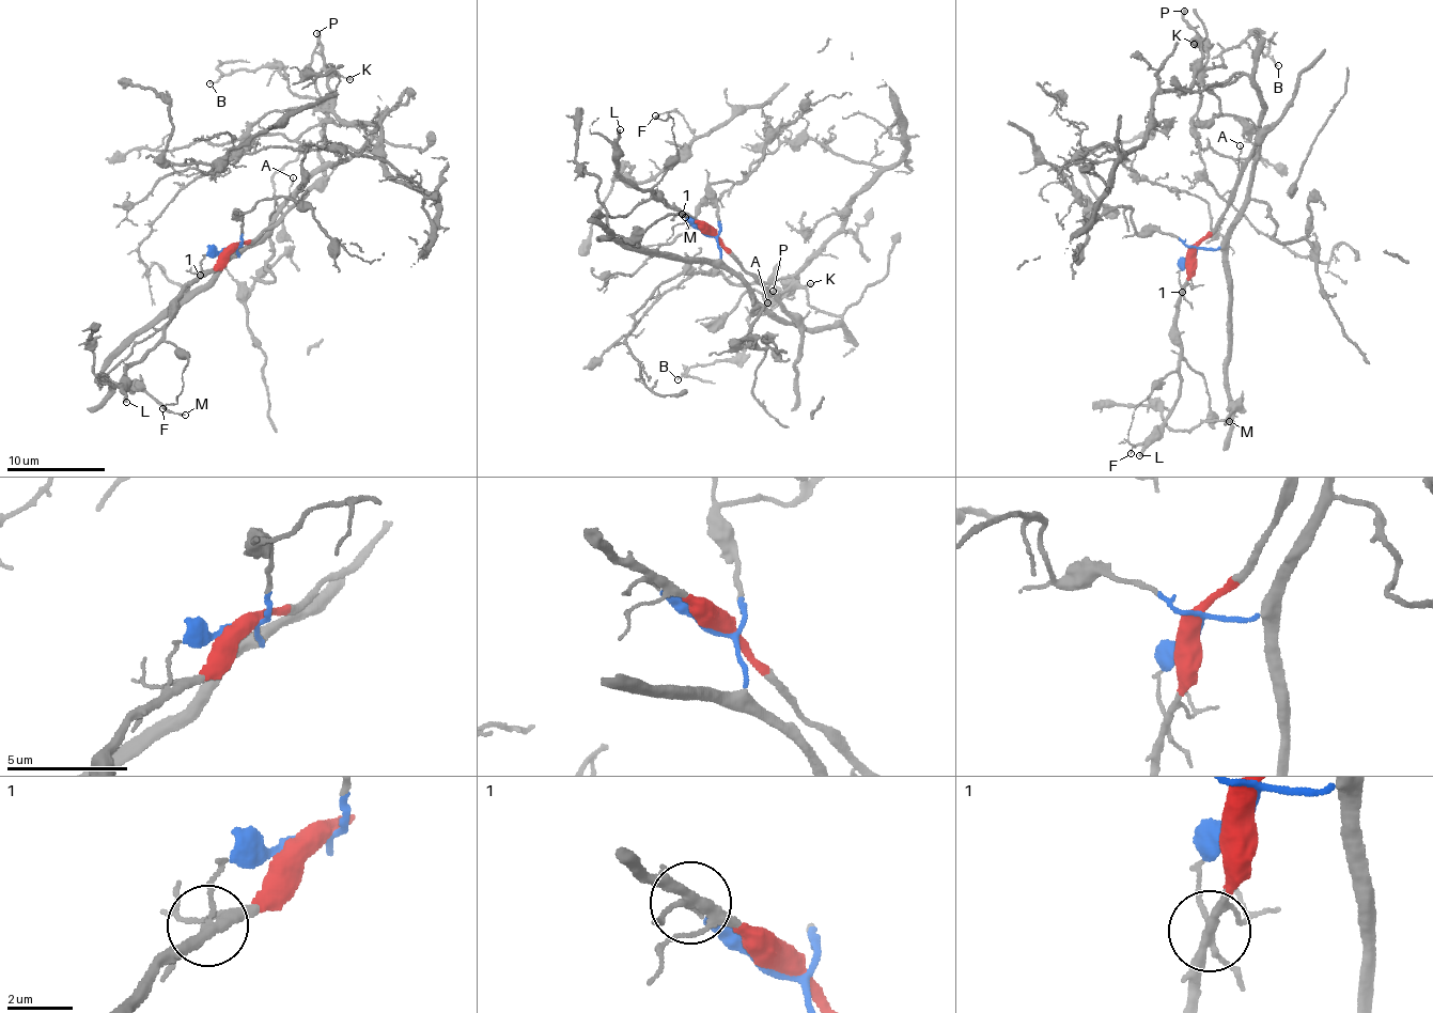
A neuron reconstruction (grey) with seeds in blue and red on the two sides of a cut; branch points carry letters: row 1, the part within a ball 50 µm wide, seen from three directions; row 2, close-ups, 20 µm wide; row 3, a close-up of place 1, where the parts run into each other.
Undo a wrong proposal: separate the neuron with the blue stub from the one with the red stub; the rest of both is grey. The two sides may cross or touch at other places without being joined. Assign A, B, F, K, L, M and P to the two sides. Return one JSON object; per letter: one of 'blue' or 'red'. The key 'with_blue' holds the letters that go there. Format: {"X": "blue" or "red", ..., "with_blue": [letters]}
{"A": "red", "B": "blue", "F": "red", "K": "blue", "L": "red", "M": "blue", "P": "blue", "with_blue": ["B", "K", "M", "P"]}

